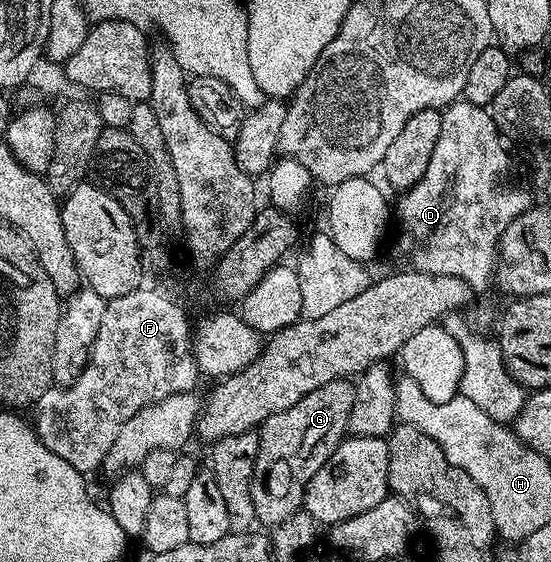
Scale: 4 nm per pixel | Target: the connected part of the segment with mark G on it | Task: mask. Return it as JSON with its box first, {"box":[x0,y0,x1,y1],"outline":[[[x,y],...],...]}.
{"box":[251,379,357,526],"outline":[[[352,379],[332,380],[327,386],[319,386],[319,390],[311,390],[291,410],[283,414],[271,414],[259,429],[259,454],[255,458],[255,470],[251,478],[251,498],[255,502],[255,514],[263,525],[274,526],[291,518],[296,512],[302,511],[305,502],[305,491],[309,480],[319,474],[323,462],[335,454],[341,441],[346,439],[349,432],[349,415],[355,402],[357,389]]]}

